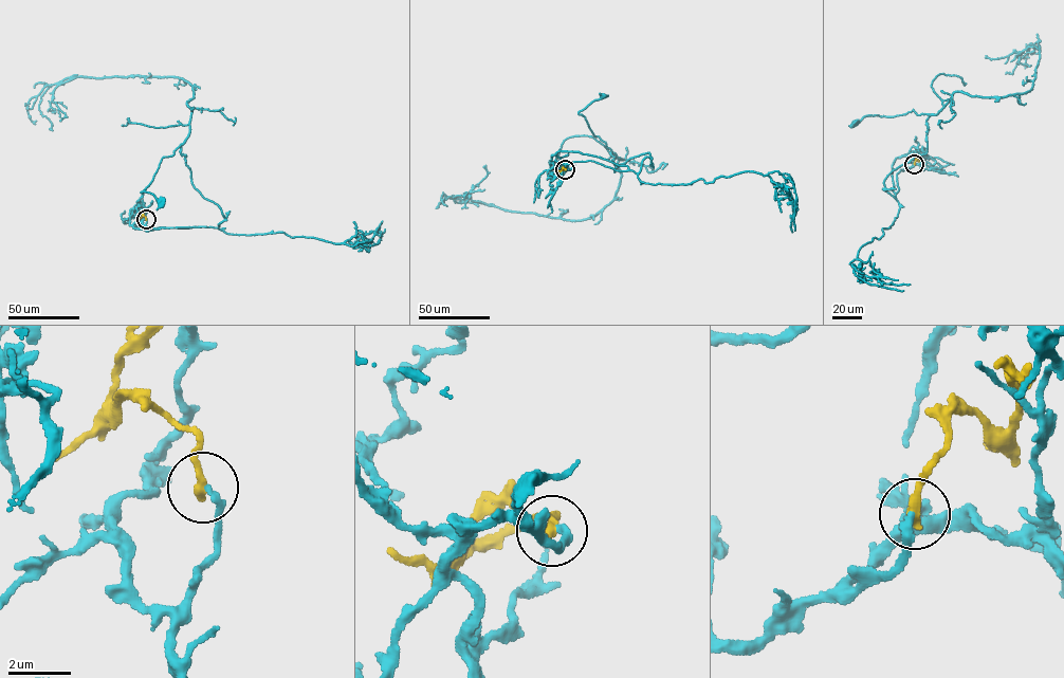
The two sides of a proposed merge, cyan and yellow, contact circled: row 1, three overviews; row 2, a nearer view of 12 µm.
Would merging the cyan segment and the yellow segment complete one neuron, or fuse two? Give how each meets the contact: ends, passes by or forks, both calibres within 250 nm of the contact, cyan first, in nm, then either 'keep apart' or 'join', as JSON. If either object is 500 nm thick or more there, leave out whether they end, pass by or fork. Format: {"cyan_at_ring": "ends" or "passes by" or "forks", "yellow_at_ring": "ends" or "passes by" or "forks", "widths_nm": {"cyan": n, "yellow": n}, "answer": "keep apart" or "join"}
{"cyan_at_ring": "ends", "yellow_at_ring": "ends", "widths_nm": {"cyan": 220, "yellow": 340}, "answer": "join"}

